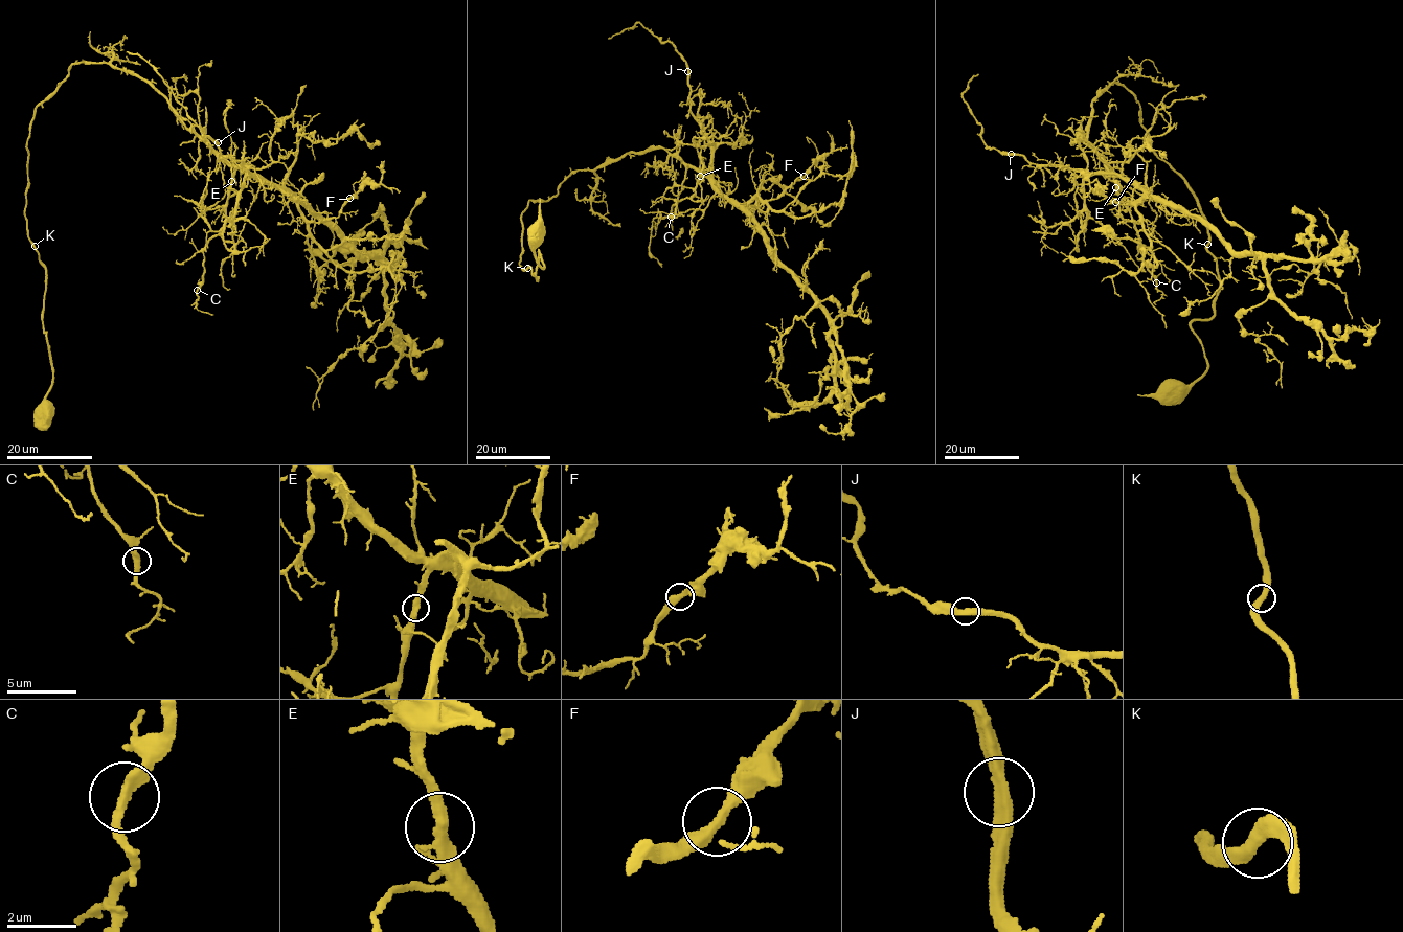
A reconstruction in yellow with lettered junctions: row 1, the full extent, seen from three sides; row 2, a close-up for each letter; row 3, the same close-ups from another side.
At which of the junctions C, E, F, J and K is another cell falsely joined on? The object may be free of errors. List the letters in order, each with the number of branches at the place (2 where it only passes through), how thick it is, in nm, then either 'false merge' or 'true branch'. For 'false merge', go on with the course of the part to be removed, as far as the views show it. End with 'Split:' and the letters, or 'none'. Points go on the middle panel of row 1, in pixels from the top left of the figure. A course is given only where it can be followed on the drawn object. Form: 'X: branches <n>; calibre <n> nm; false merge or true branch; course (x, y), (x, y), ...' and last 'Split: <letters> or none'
C: branches 2; calibre 360 nm; true branch
E: branches 2; calibre 360 nm; true branch
F: branches 2; calibre 360 nm; true branch
J: branches 2; calibre 400 nm; true branch
K: branches 2; calibre 380 nm; true branch
Split: none

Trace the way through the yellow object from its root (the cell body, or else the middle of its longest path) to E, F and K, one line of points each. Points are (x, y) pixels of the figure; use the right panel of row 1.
E: (1173, 392), (1206, 369), (1191, 323), (1214, 314), (1217, 262), (1195, 192), (1110, 83), (1087, 141), (1115, 187)
F: (1173, 392), (1206, 369), (1217, 262), (1110, 83), (1087, 141), (1139, 222), (1115, 202)
K: (1173, 392), (1192, 385), (1207, 366), (1203, 346), (1191, 323), (1214, 314), (1219, 275), (1207, 244)

